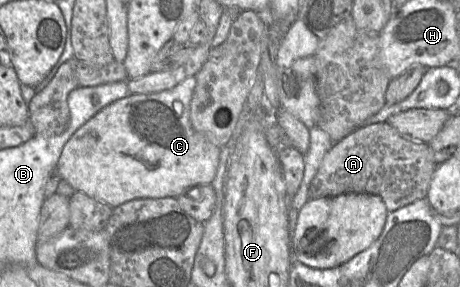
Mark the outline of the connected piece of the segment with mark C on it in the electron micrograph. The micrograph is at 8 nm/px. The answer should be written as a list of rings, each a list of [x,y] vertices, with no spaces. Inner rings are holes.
[[[191,76],[184,79],[171,89],[150,94],[130,94],[129,96],[118,99],[101,109],[86,123],[79,127],[65,143],[55,169],[61,180],[65,180],[75,192],[84,193],[89,197],[107,204],[111,208],[118,207],[119,205],[134,199],[165,197],[176,198],[188,188],[196,185],[210,184],[216,175],[221,149],[212,144],[204,135],[196,132],[191,125],[190,101],[195,86],[196,78]]]

